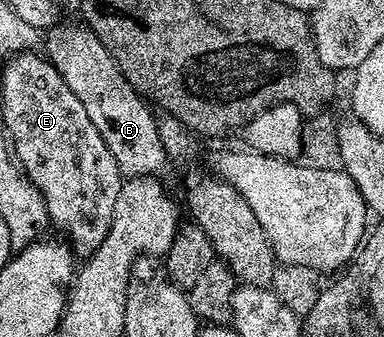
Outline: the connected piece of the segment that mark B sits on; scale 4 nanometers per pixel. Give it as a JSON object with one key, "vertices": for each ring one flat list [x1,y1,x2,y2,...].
{"vertices":[[58,22,48,29,43,36,44,55,59,70,63,82,71,86,71,94,79,98,83,110,87,110,87,118,99,130,99,138,107,142,107,150,111,150,111,158,115,158,122,177,160,177,170,158,159,138,154,109,127,82,101,39,88,27,77,24]]}

